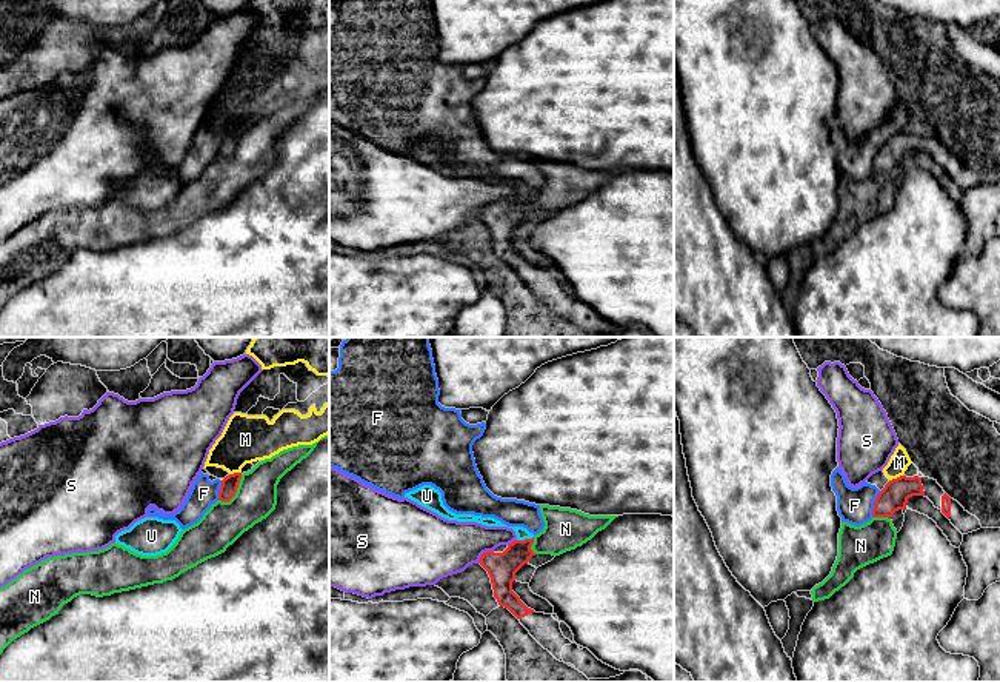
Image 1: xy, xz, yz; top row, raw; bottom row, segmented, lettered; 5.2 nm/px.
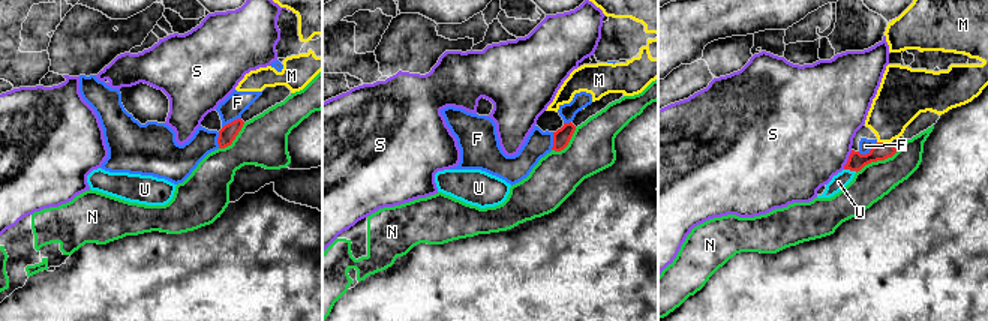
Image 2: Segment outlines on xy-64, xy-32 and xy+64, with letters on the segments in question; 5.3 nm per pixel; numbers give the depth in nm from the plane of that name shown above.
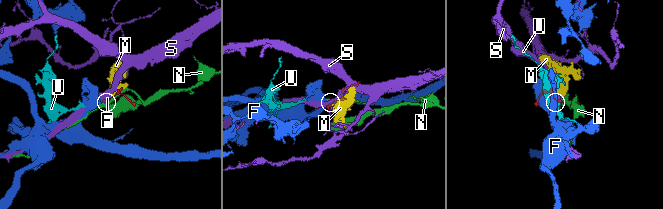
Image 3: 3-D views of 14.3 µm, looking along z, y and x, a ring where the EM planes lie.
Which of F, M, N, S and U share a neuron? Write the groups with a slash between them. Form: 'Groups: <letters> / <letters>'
Groups: F M / N / S / U

